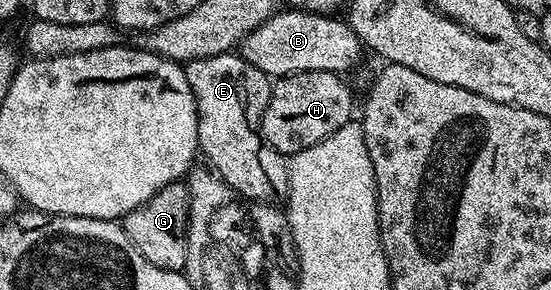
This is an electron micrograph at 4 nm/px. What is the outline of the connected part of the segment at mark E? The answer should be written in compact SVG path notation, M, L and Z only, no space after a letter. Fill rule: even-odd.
M239 53L215 55L191 59L183 64L186 81L190 81L190 89L196 98L198 109L198 141L199 154L204 155L207 166L219 175L226 185L230 185L237 196L240 195L252 203L279 204L288 197L288 159L279 155L264 139L260 131L262 113L270 101L272 83L269 76L262 73L262 69L254 69L250 61L246 61Z

